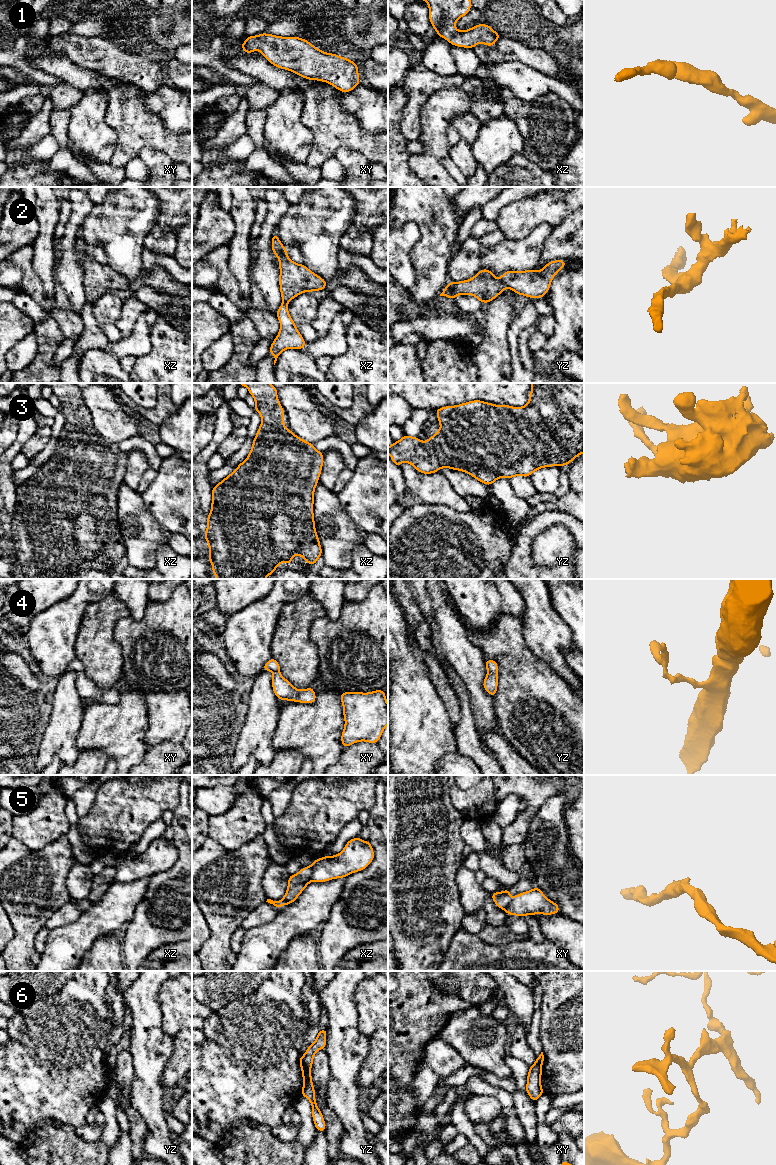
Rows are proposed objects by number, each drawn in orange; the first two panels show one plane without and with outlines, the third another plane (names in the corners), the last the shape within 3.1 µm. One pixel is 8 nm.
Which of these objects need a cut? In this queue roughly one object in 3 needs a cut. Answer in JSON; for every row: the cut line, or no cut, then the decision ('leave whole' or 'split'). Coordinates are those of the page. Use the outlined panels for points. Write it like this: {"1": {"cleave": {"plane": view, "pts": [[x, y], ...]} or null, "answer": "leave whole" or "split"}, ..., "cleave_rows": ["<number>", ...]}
{"1": {"cleave": null, "answer": "leave whole"}, "2": {"cleave": null, "answer": "leave whole"}, "3": {"cleave": null, "answer": "leave whole"}, "4": {"cleave": null, "answer": "leave whole"}, "5": {"cleave": {"plane": "xz", "pts": [[310, 866], [312, 880]]}, "answer": "split"}, "6": {"cleave": {"plane": "yz", "pts": [[302, 1056], [303, 1063], [309, 1070]]}, "answer": "split"}, "cleave_rows": ["5", "6"]}

